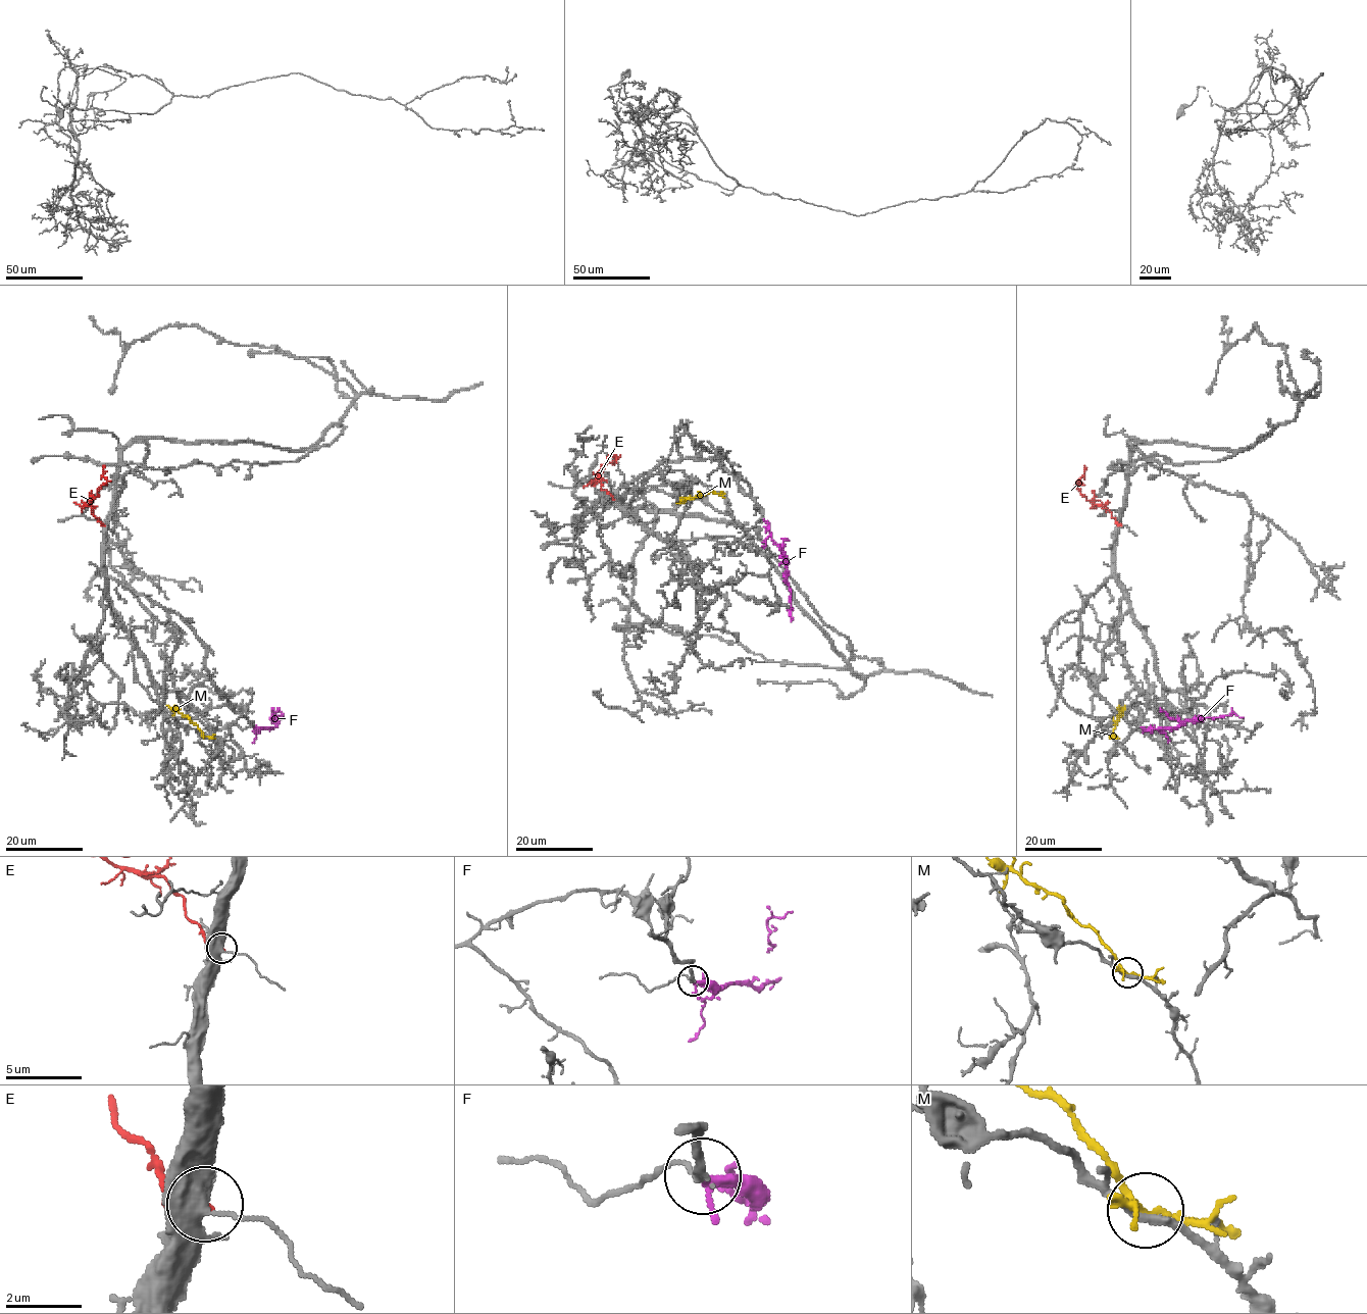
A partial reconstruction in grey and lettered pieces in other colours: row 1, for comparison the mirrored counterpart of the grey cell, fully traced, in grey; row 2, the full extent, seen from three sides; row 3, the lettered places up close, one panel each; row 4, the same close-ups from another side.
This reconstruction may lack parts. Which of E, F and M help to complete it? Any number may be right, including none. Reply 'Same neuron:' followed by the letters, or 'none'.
Same neuron: F

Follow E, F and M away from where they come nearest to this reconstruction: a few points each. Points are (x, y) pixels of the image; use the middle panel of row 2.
E: (613, 499), (600, 488), (599, 470), (610, 455), (615, 458), (613, 462)
F: (763, 519), (767, 523), (769, 537), (786, 558), (791, 620)
M: (714, 492), (676, 503)

